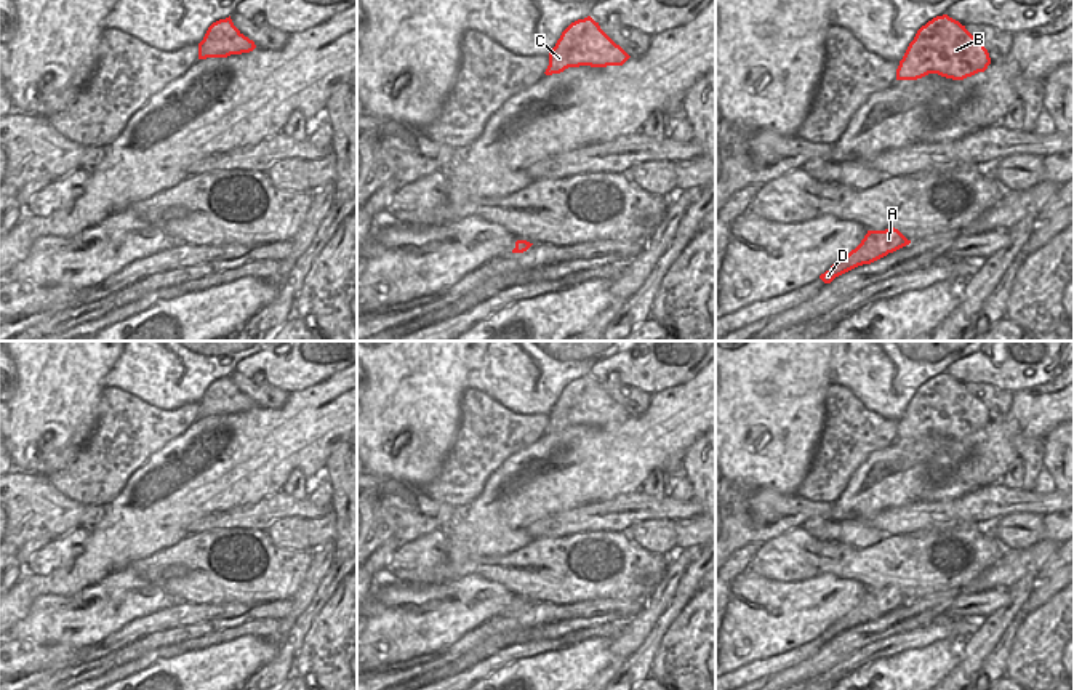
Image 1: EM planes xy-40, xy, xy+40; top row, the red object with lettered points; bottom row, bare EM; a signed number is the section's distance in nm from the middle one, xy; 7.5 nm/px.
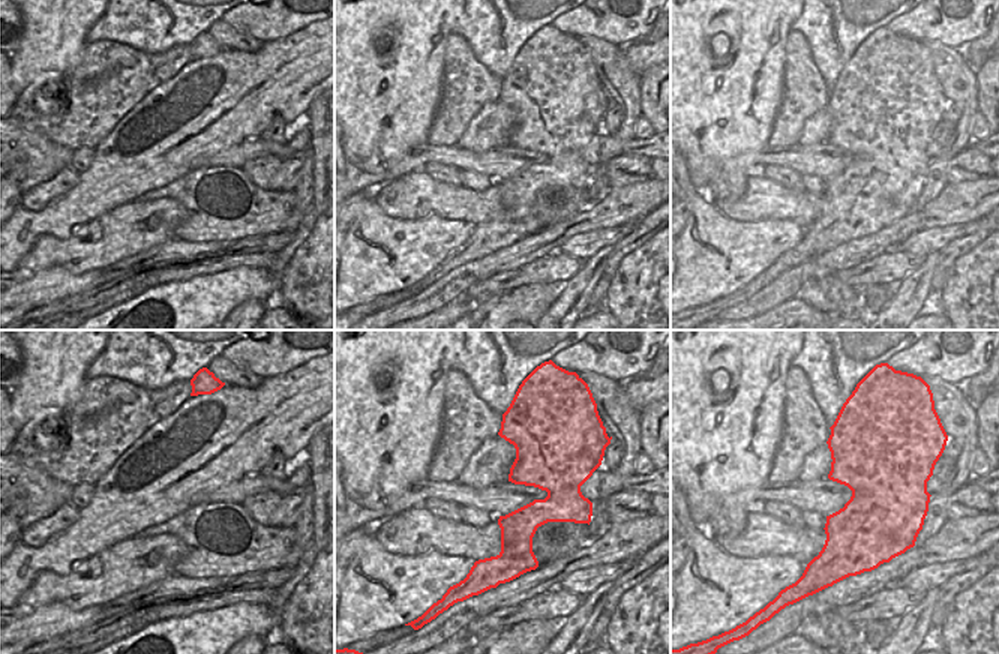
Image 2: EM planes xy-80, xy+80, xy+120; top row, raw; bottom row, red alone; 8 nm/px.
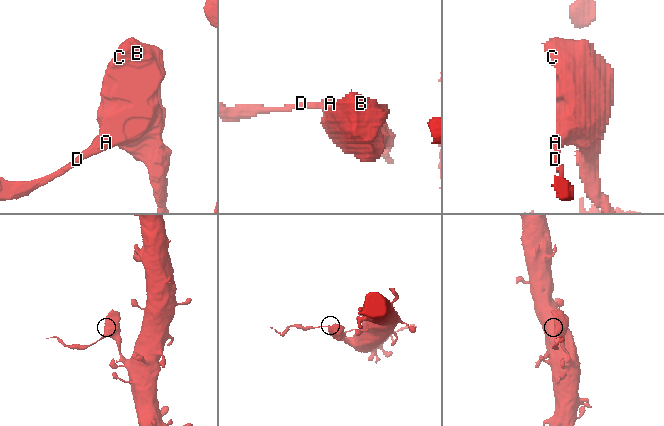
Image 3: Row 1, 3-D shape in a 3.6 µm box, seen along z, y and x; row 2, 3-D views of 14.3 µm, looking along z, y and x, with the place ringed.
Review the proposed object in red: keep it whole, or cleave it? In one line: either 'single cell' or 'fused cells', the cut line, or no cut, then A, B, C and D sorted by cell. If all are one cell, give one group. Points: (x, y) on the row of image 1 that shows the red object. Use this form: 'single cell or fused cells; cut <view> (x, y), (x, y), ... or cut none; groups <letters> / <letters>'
fused cells; cut xy+40 (868, 232), (887, 253); groups A B C / D

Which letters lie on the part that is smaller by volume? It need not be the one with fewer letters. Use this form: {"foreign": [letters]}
{"foreign": ["D"]}

